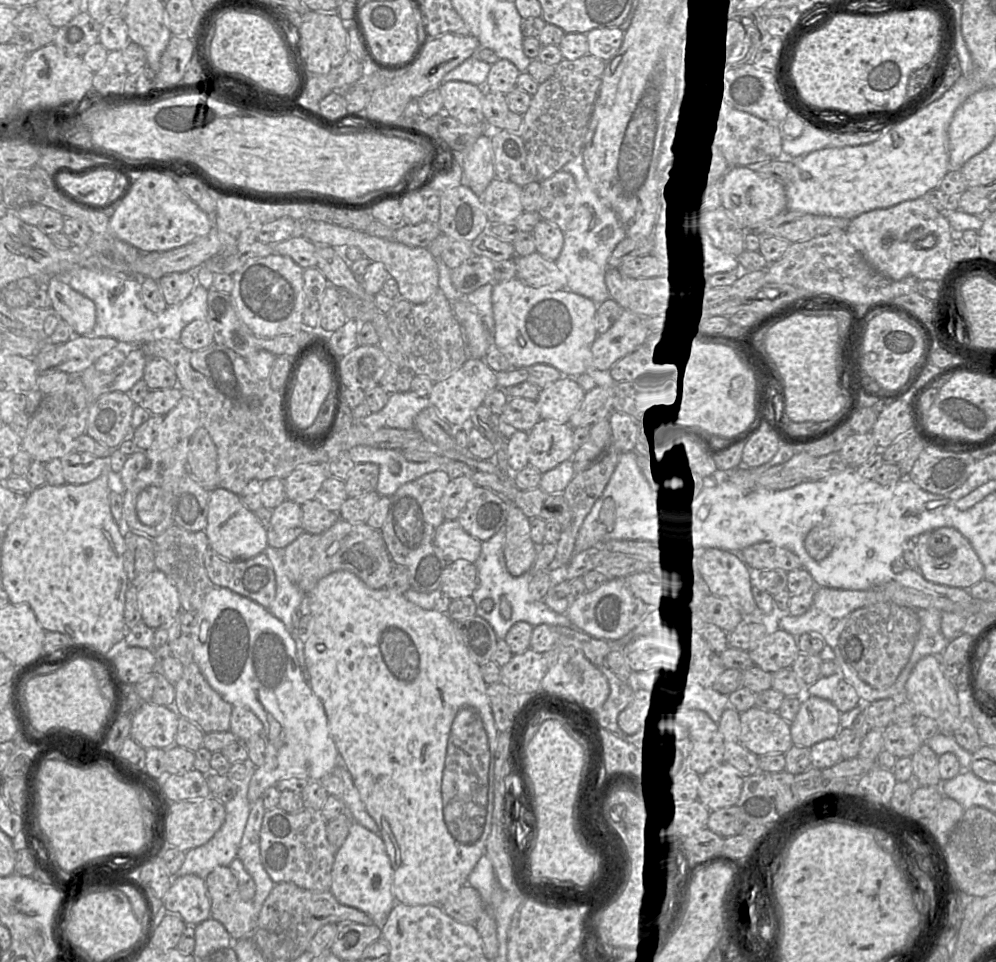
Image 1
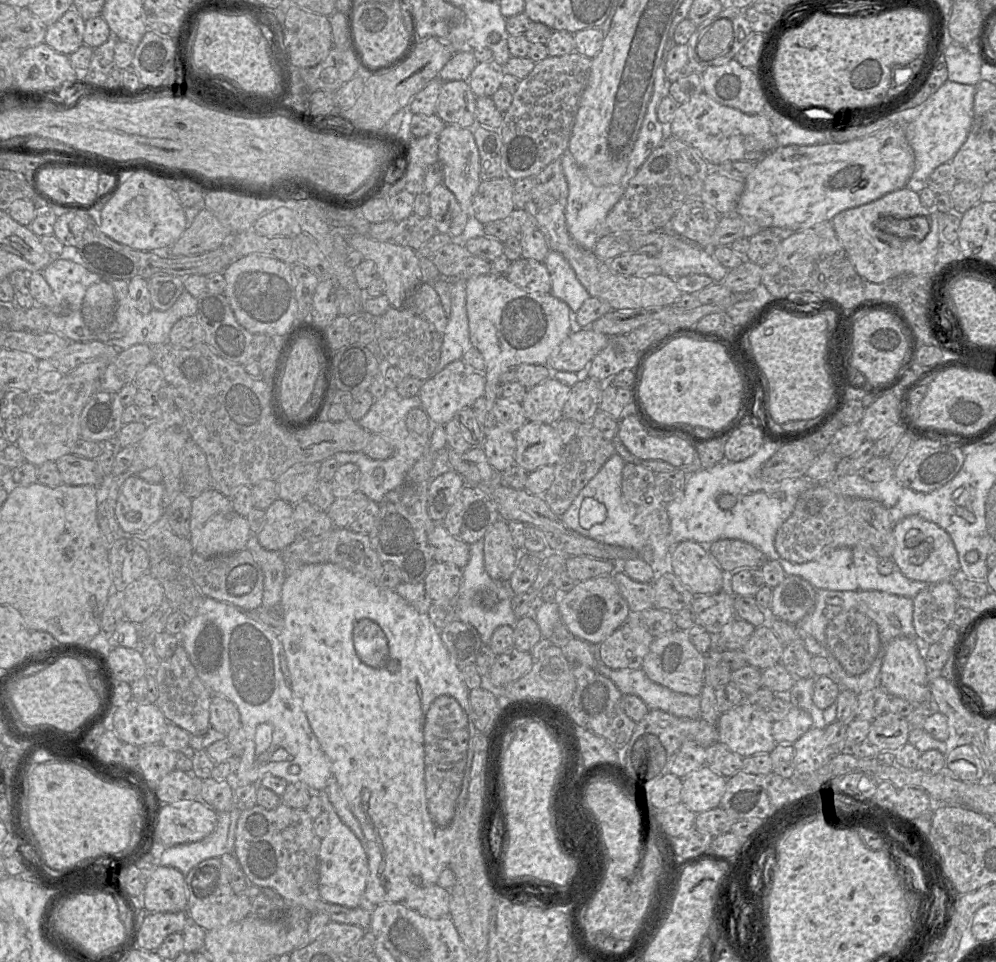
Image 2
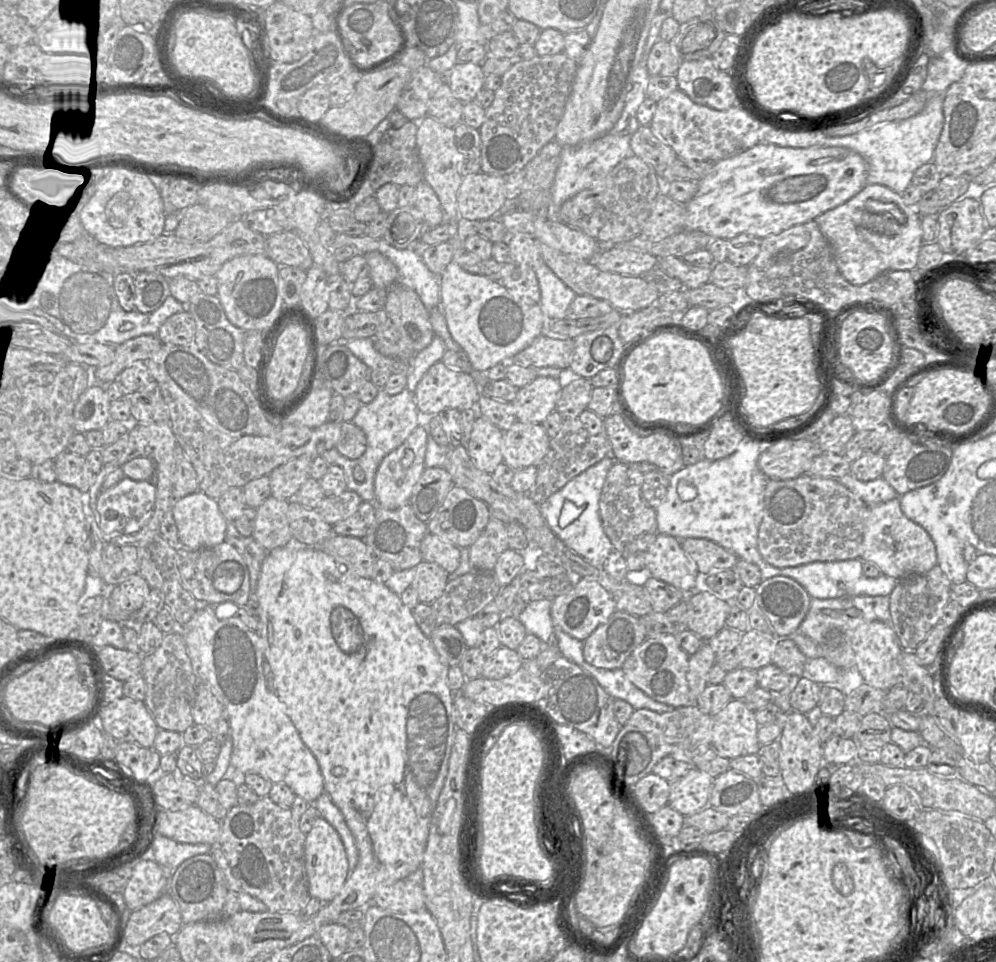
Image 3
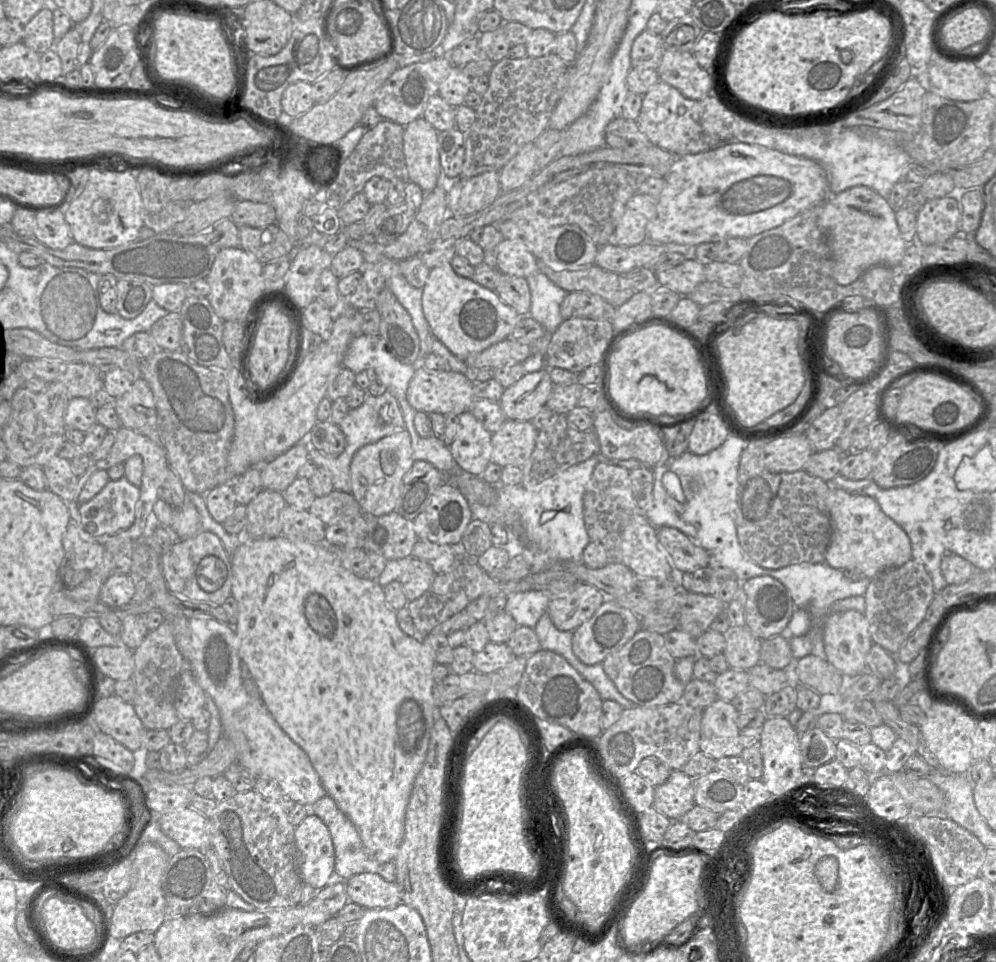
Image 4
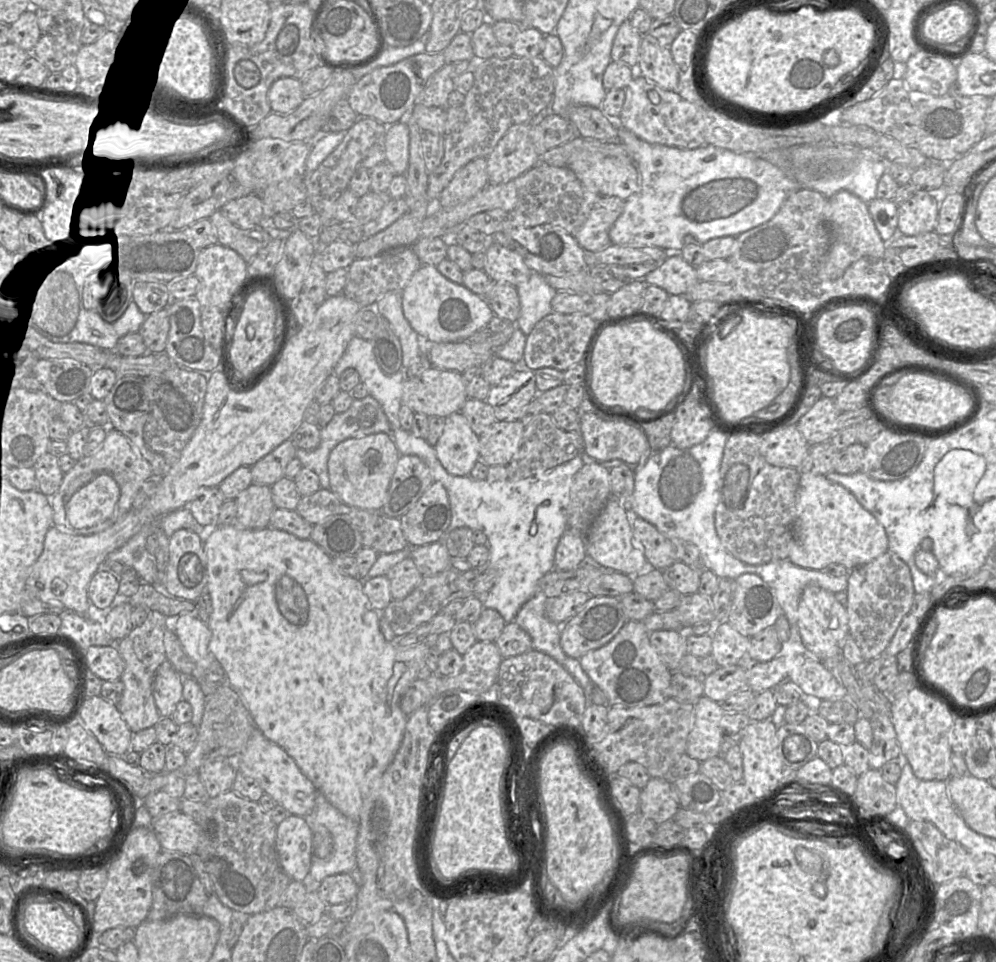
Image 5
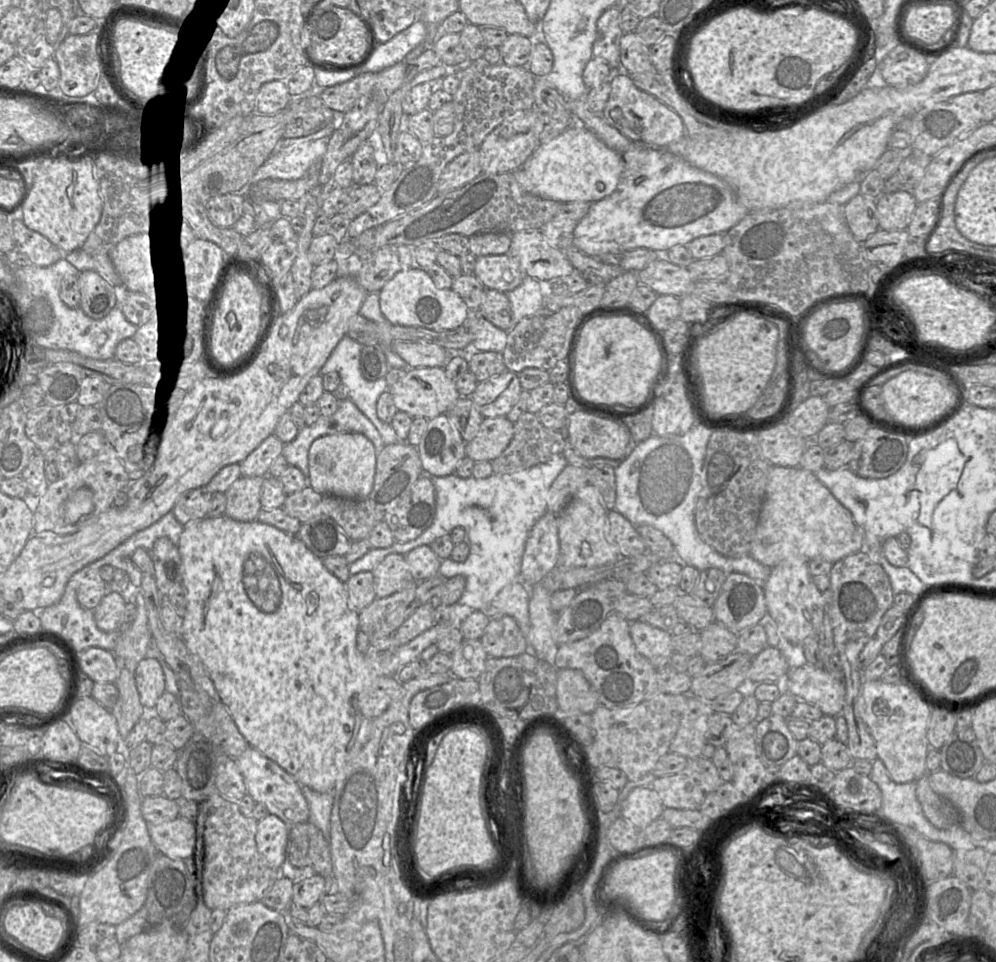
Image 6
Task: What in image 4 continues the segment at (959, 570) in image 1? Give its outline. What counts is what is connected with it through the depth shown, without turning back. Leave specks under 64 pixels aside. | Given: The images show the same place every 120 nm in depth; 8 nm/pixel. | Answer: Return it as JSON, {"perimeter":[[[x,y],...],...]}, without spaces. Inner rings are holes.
{"perimeter":[[[830,483],[830,490],[828,491],[826,497],[826,511],[828,512],[831,521],[831,538],[825,554],[824,563],[830,566],[831,568],[839,570],[842,570],[844,568],[857,568],[862,571],[867,578],[872,579],[883,571],[886,571],[891,568],[900,567],[912,560],[911,542],[908,535],[902,529],[901,526],[899,526],[895,521],[893,521],[891,518],[889,518],[883,513],[878,503],[873,498],[868,497],[866,495],[852,494],[839,488],[832,488]]]}

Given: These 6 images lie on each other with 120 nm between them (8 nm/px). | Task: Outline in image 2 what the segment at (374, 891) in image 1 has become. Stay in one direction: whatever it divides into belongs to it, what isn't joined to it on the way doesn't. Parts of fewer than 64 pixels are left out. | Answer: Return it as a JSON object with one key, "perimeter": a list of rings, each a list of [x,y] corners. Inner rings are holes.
{"perimeter":[[[319,794],[323,812],[328,815],[329,829],[320,840],[318,855],[319,894],[322,900],[347,908],[364,905],[364,892],[368,879],[368,861],[362,842],[340,820],[327,796]]]}

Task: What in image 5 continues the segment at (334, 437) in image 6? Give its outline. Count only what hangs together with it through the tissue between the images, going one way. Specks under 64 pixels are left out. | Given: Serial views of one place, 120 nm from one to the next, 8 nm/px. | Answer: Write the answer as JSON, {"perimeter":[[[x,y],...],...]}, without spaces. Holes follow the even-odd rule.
{"perimeter":[[[386,433],[346,439],[329,454],[329,489],[352,507],[380,512],[400,456],[393,438]]]}

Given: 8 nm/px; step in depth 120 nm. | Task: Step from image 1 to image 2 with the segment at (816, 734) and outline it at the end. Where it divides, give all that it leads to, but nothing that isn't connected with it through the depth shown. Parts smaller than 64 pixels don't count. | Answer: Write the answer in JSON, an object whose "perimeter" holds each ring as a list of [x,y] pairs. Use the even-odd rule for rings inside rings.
{"perimeter":[[[792,707],[783,719],[773,723],[773,736],[777,744],[794,744],[812,727],[812,717],[800,708]]]}

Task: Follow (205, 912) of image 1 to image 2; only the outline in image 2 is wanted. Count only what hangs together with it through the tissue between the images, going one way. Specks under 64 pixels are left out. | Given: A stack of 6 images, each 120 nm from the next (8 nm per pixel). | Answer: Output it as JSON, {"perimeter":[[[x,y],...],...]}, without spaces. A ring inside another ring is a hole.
{"perimeter":[[[168,866],[155,868],[144,888],[143,907],[148,913],[186,911],[185,875]]]}

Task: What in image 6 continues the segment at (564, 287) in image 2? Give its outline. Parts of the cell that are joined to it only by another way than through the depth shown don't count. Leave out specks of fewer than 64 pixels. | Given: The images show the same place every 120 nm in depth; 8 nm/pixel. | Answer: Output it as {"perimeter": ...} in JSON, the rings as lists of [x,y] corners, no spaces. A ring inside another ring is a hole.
{"perimeter":[[[526,276],[514,290],[506,293],[512,309],[512,328],[522,319],[541,313],[545,294],[540,282]]]}

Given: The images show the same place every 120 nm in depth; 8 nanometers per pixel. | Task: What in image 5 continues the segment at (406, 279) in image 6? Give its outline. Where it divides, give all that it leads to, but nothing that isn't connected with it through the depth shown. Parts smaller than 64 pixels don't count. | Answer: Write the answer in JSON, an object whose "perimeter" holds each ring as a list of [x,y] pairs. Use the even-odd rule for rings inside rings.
{"perimeter":[[[422,265],[401,290],[402,310],[424,345],[460,342],[485,327],[494,317],[488,303],[463,284],[443,276],[436,266]]]}

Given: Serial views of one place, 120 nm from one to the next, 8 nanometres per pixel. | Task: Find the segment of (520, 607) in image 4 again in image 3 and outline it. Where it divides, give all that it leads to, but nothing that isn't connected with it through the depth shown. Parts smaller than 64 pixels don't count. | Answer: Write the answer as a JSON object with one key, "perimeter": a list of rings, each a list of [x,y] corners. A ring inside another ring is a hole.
{"perimeter":[[[551,600],[529,602],[518,616],[526,631],[535,635],[544,646],[555,642],[555,627],[550,613]]]}

